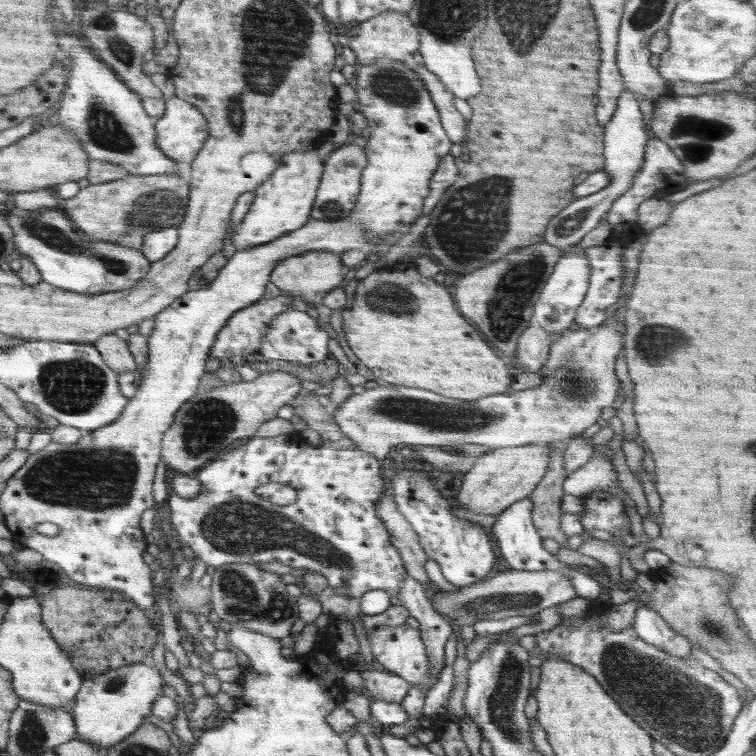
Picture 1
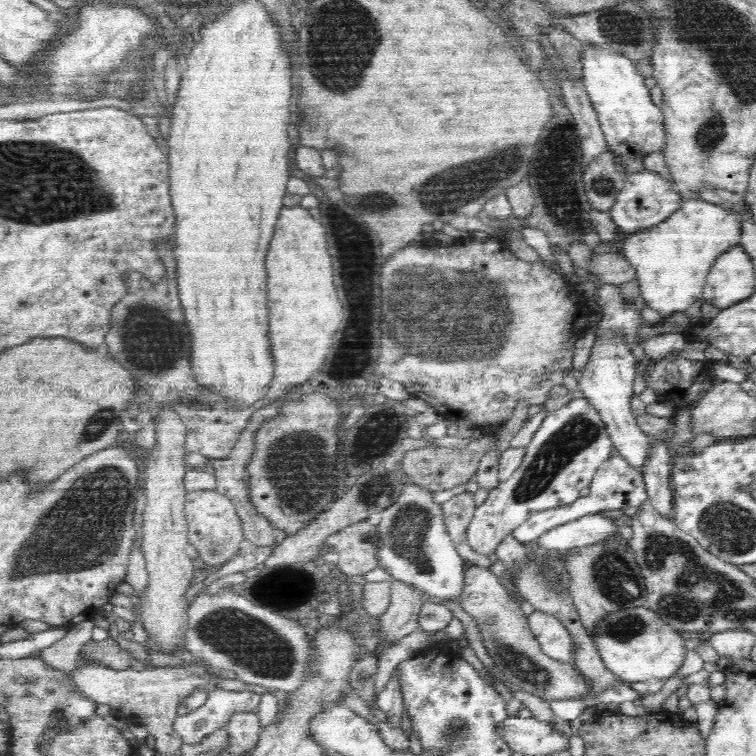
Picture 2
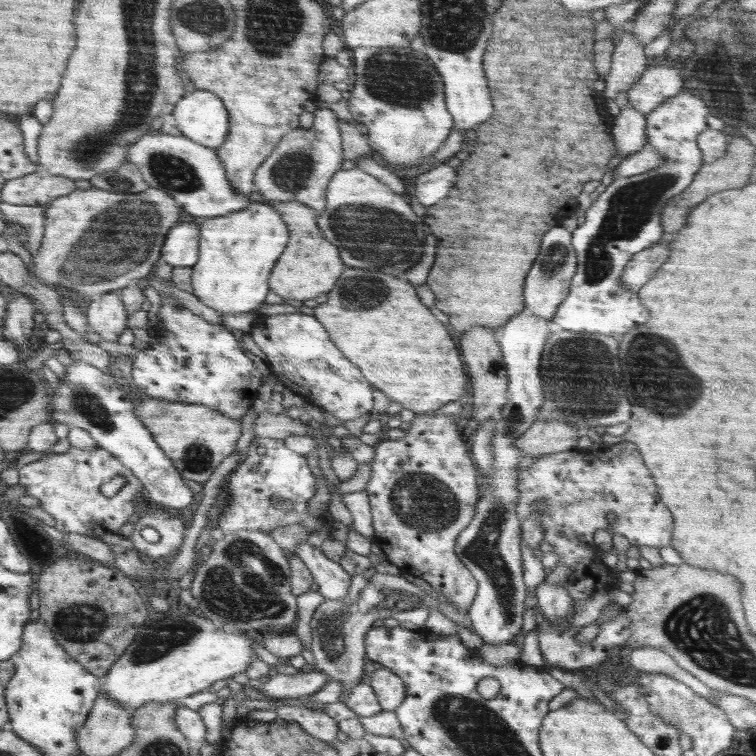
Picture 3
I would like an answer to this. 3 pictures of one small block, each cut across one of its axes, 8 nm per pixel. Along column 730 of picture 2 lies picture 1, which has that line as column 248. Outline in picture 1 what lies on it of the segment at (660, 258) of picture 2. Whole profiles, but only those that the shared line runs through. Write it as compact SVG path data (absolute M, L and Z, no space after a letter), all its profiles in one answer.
M318 147L282 156L269 180L254 190L256 196L242 222L229 228L234 248L239 251L266 244L305 226L310 220L323 171L324 162L318 157Z

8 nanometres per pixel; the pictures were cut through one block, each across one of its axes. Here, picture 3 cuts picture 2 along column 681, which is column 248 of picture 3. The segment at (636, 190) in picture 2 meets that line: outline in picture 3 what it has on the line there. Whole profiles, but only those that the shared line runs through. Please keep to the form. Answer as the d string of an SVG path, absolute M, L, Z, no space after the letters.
M151 130L128 146L128 161L138 168L144 182L167 193L192 216L204 219L227 216L248 207L255 199L254 196L243 196L233 188L215 149L198 144L184 135L172 136Z

